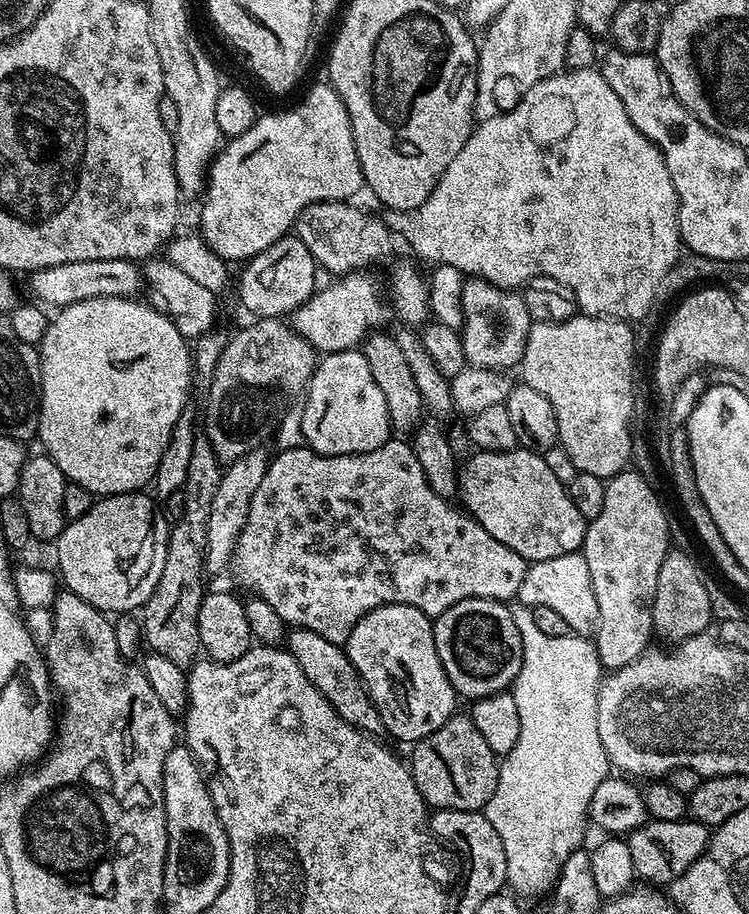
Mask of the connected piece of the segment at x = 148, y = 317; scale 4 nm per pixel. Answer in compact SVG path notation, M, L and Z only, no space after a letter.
M103 296L102 298L90 298L89 300L83 300L82 302L74 302L73 304L68 304L65 308L59 309L49 319L48 329L46 334L41 338L38 345L38 351L40 354L40 431L38 433L38 440L44 443L43 451L46 455L51 458L54 463L58 466L58 470L62 470L65 481L82 486L86 490L90 490L97 497L103 498L105 496L117 496L123 492L134 492L145 487L144 483L151 481L156 474L156 467L158 462L162 458L162 450L166 450L166 446L172 440L172 431L174 426L178 422L178 418L184 411L186 411L186 405L184 404L188 400L188 392L190 396L190 389L192 388L192 348L190 347L189 341L184 338L182 334L174 326L174 322L161 311L157 311L156 308L152 306L151 303L144 302L144 304L139 304L141 301L136 298L125 298L123 296Z

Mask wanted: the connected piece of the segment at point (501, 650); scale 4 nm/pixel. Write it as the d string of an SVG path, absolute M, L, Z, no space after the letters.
M486 598L463 600L435 617L432 629L438 658L453 690L461 697L493 696L495 692L509 691L516 683L522 670L524 647L522 634L518 626L514 626L512 610L507 603Z

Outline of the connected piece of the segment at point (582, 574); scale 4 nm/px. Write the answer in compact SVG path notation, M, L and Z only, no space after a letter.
M580 552L535 561L522 578L522 586L518 586L515 599L530 609L550 606L550 610L566 618L569 629L575 635L591 637L595 633L598 613L594 586L590 582L590 570L586 566L586 558Z

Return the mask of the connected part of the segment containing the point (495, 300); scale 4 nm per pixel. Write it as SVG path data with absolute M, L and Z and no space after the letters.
M468 278L462 290L462 310L464 311L464 358L471 367L490 370L512 370L524 359L528 331L533 320L528 316L523 295L507 288L499 288L489 280Z

